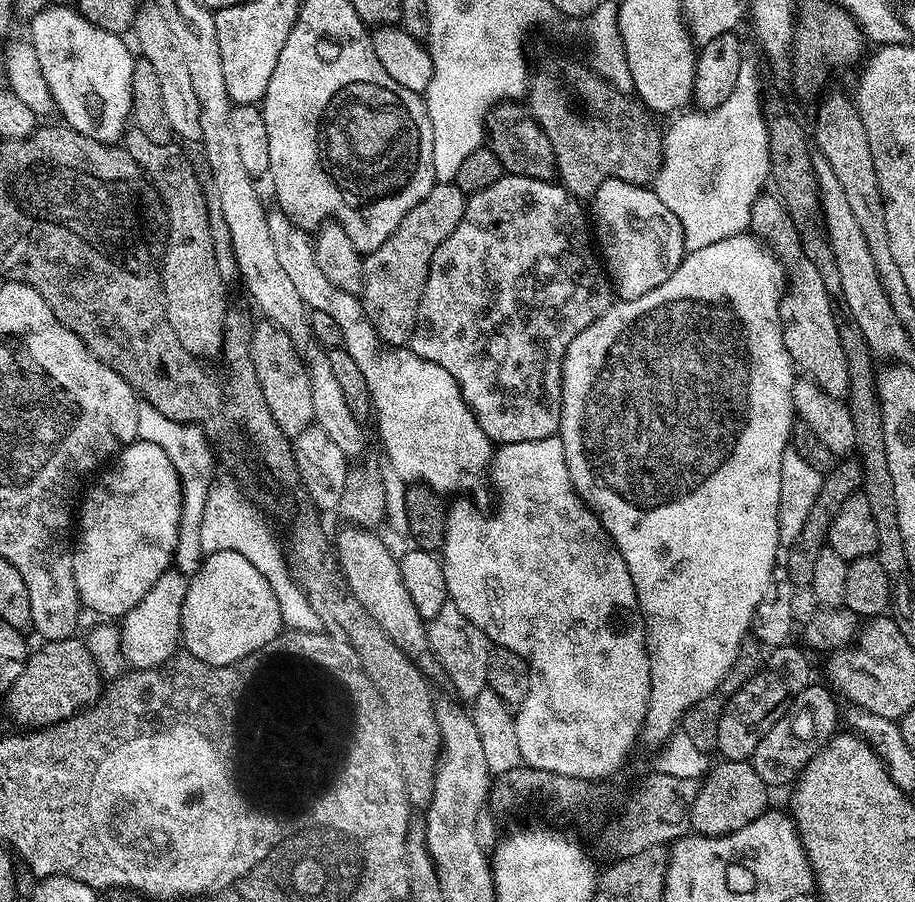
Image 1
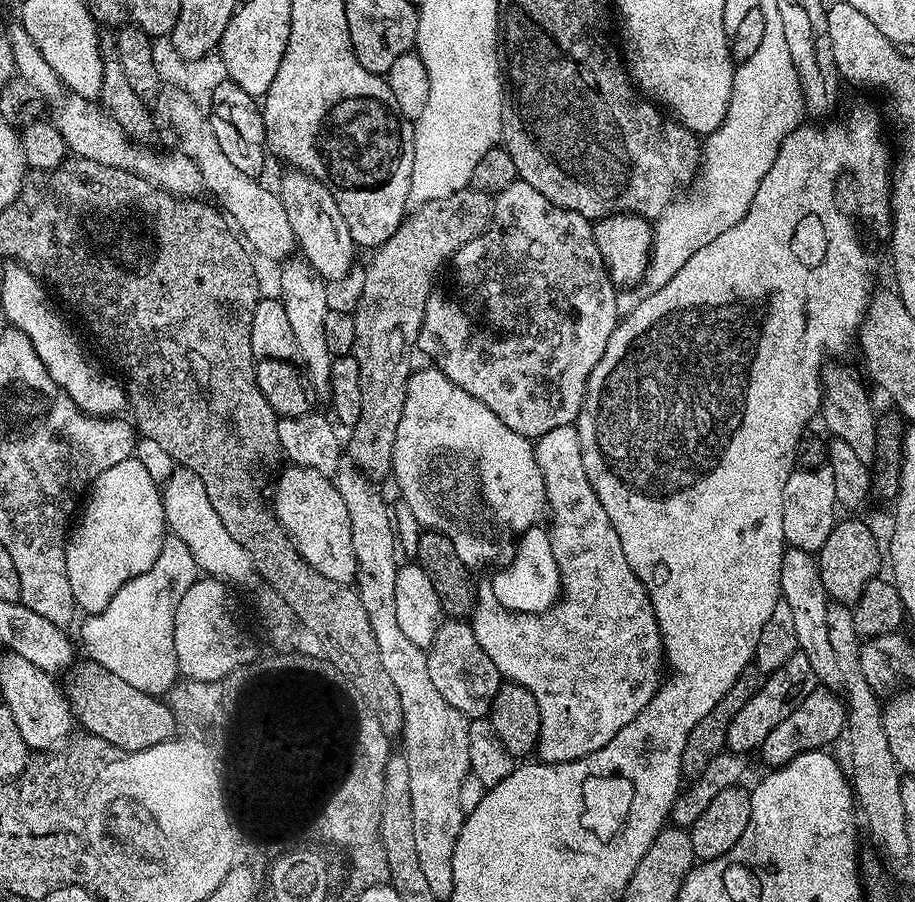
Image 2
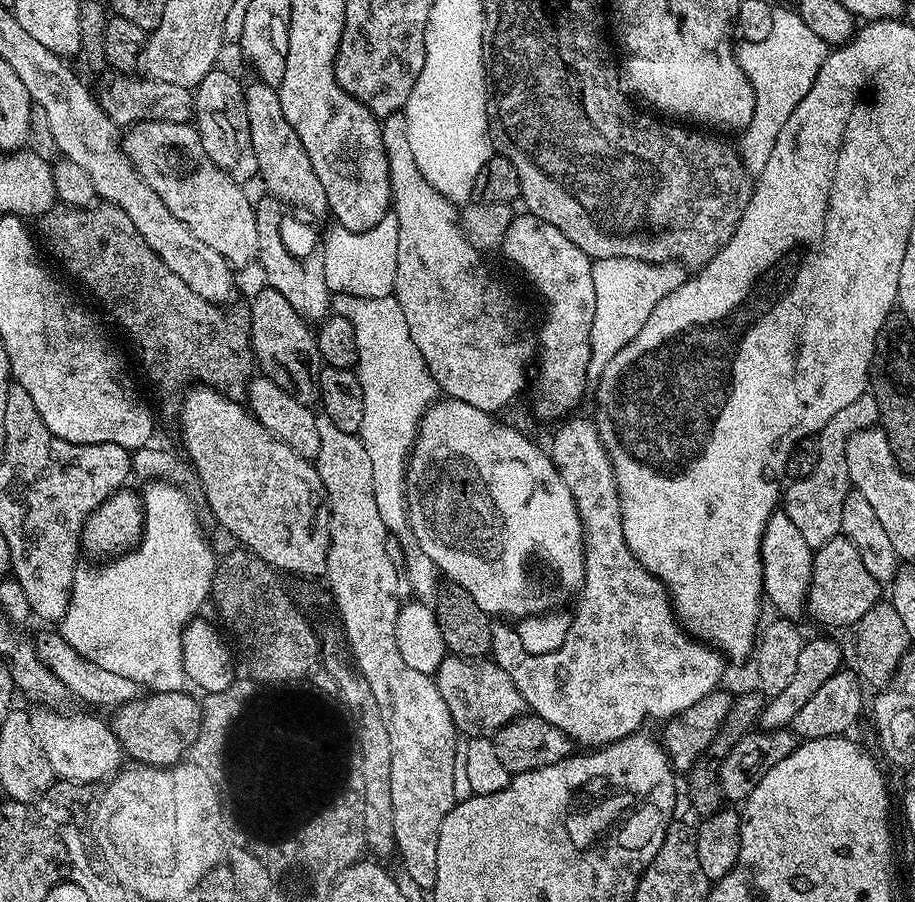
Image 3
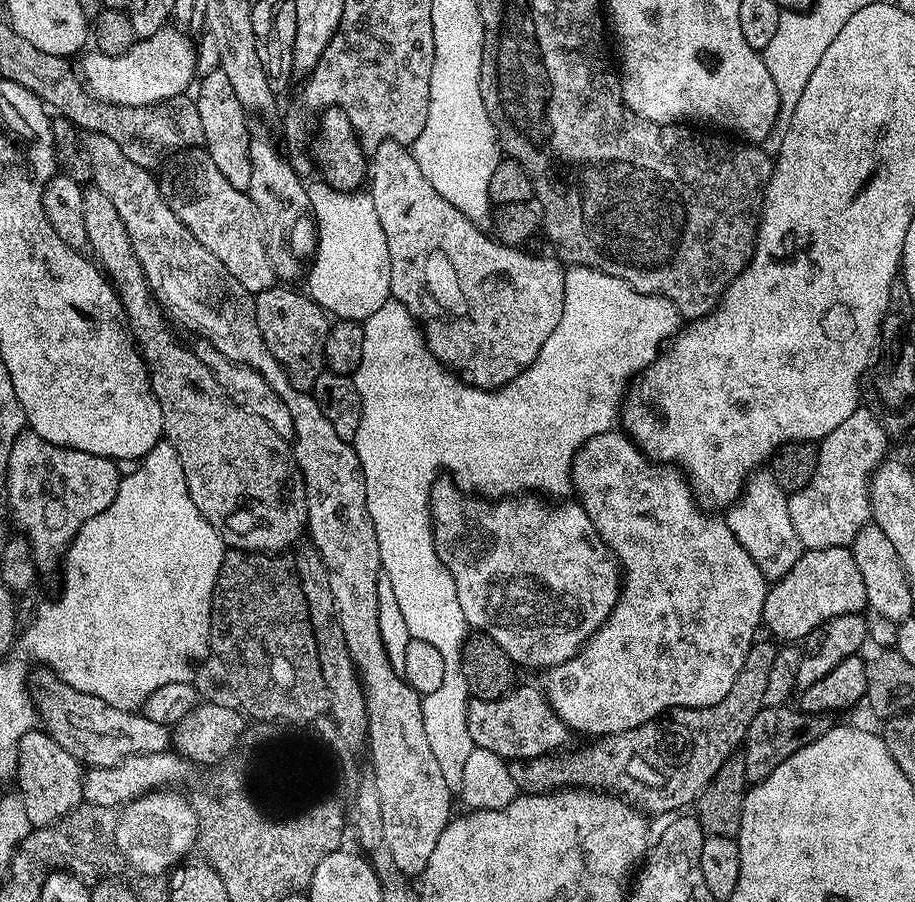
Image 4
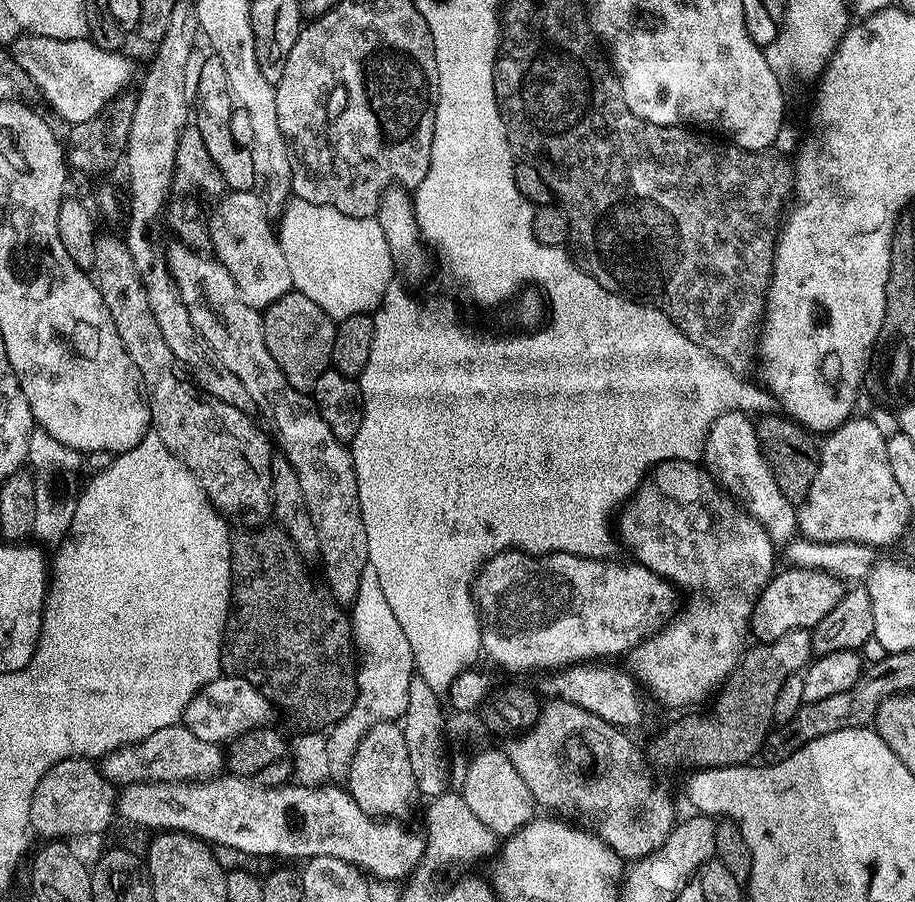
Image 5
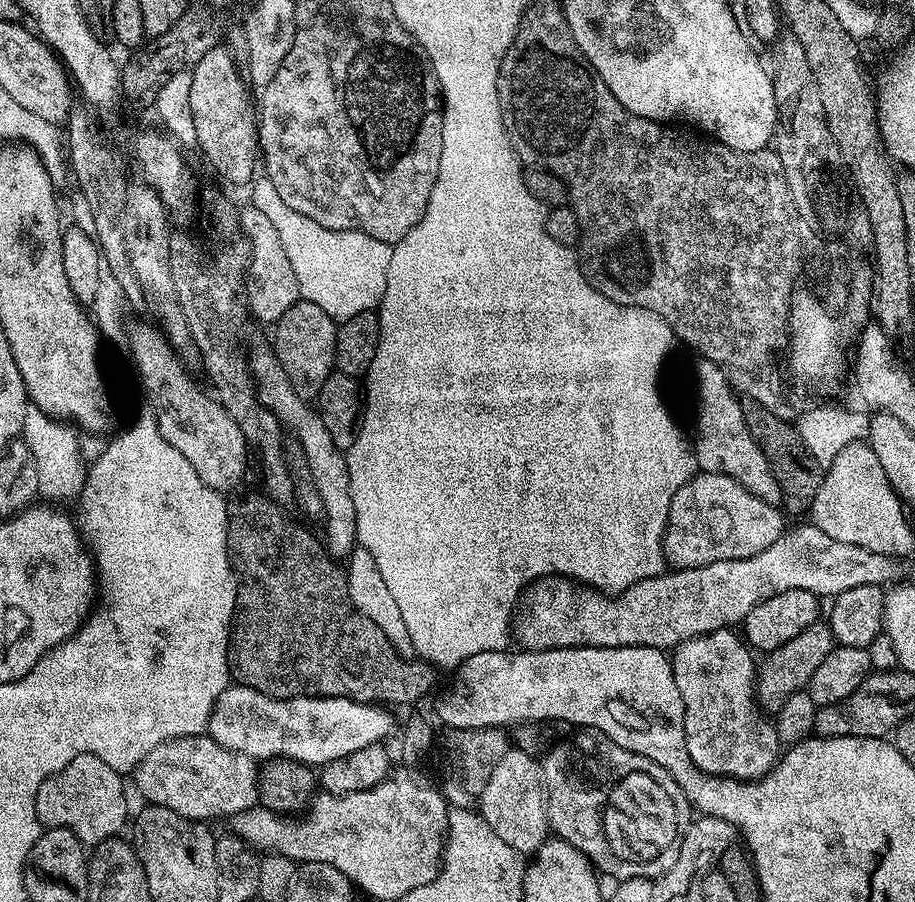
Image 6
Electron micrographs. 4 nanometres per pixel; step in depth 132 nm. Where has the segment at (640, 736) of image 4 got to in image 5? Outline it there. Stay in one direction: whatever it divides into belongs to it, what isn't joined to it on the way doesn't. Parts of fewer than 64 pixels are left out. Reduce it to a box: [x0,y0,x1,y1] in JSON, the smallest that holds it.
[648,628,813,770]

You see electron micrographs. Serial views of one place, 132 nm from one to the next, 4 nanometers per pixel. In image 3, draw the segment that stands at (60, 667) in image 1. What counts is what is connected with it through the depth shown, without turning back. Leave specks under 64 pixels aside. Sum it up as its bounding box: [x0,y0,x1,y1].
[110,692,202,768]

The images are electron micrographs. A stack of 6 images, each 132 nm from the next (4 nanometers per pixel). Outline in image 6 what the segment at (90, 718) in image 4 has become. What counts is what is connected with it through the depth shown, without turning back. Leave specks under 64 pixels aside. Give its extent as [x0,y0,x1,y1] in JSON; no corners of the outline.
[134,734,260,822]

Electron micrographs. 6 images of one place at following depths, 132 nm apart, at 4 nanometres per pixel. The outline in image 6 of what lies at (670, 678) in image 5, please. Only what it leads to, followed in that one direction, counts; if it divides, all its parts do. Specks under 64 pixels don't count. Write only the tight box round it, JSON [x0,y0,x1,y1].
[664,472,786,569]

